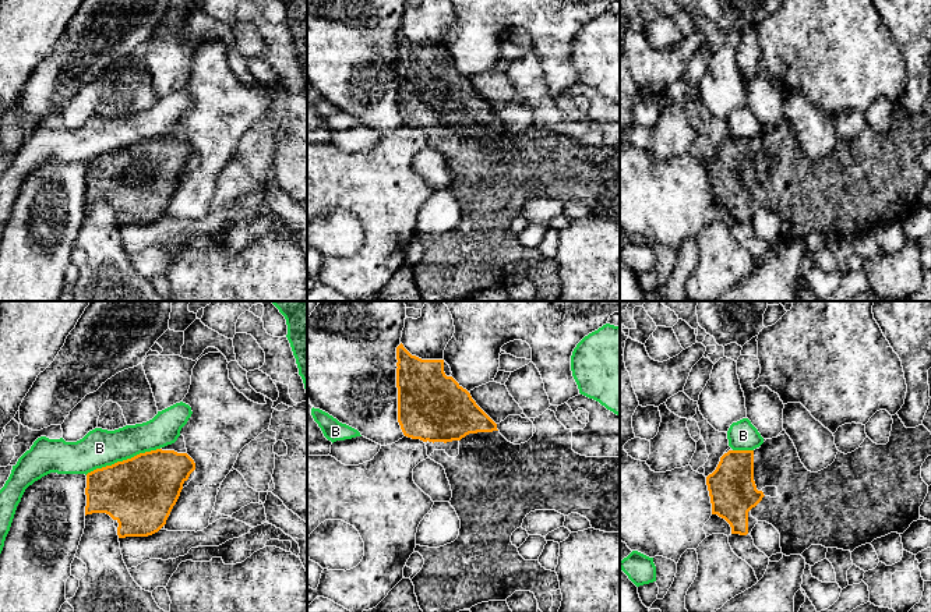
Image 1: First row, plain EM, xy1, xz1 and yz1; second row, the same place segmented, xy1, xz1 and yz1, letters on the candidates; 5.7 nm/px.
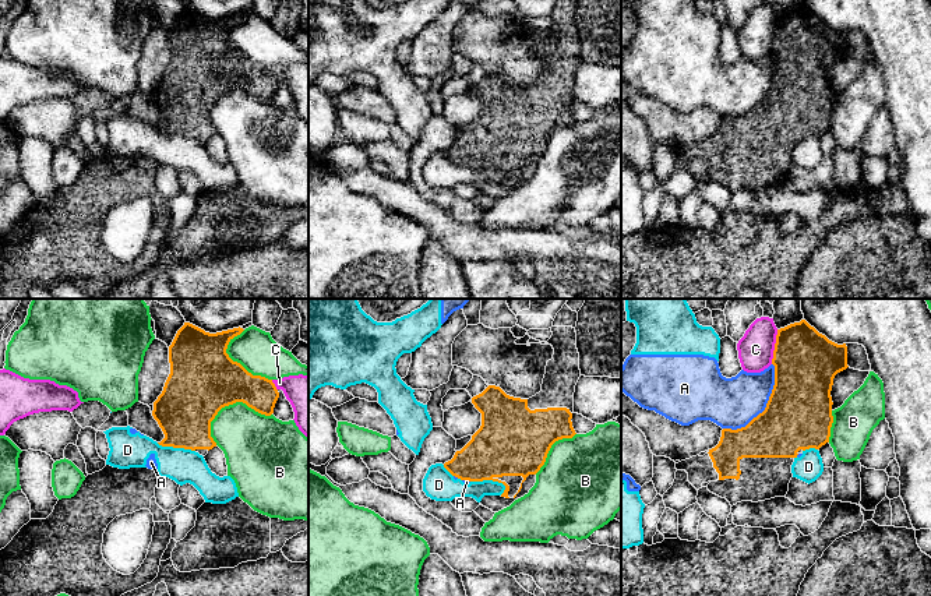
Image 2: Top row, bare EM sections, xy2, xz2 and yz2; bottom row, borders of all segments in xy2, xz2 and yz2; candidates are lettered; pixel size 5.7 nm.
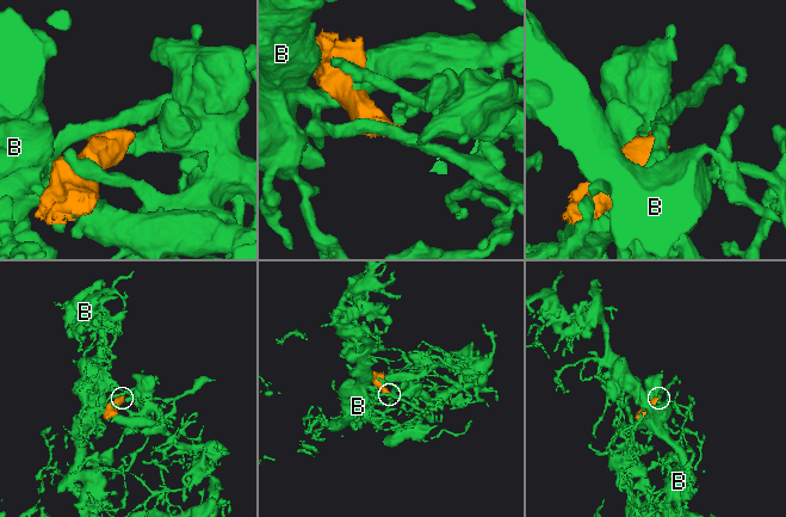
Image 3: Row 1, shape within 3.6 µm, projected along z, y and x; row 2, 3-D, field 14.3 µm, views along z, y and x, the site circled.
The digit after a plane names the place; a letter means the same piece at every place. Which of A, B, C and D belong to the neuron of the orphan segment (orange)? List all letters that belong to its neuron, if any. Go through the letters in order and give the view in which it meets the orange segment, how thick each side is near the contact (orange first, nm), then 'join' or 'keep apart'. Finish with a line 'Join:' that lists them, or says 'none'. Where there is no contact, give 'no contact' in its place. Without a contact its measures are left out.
A: contact in yz2; calibres 380 and 280 nm; keep apart
B: contact in xy2; calibres 400 and 340 nm; keep apart
C: contact in yz2; calibres 380 and 200 nm; keep apart
D: contact in xz2; calibres 380 and 140 nm; keep apart
Join: none

